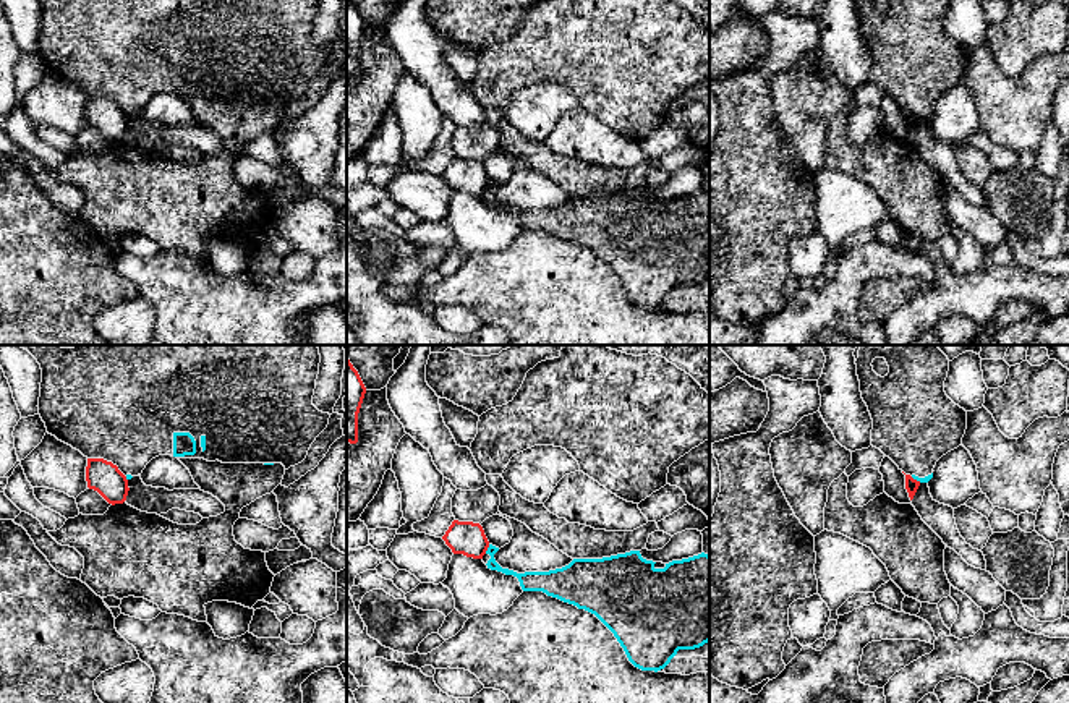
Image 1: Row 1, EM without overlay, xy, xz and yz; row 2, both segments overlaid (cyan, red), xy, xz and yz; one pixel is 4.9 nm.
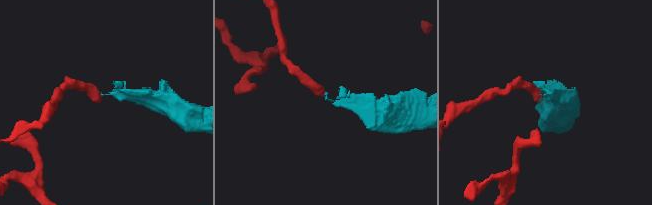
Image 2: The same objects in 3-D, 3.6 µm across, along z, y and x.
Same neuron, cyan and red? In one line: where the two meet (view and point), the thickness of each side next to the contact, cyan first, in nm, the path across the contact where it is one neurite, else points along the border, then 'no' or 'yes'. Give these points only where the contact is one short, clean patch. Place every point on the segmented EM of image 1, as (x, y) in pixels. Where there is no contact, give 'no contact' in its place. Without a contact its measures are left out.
xz (488, 549) | 80/170 nm | along xz (489, 545), (485, 553) | no

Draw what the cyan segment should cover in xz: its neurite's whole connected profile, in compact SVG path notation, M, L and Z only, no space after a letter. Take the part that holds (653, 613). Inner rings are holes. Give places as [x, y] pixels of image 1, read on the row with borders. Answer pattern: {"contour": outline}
{"contour": "M489 544L483 562L513 575L523 591L547 596L594 614L641 671L661 671L679 650L709 641L709 556L653 562L630 551L603 559L573 559L549 572L502 569Z"}

